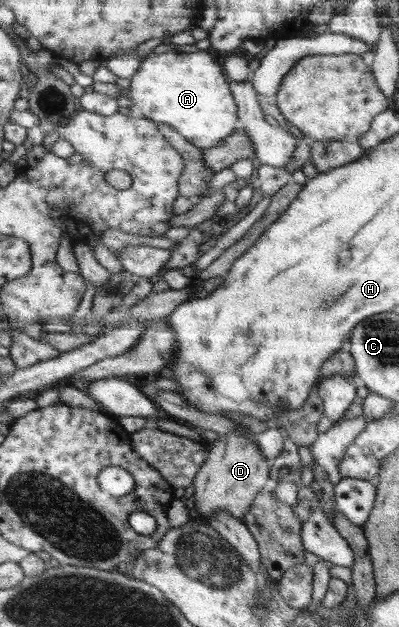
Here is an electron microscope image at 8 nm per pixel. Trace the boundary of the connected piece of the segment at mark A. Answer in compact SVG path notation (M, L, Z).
M171 50L151 53L141 61L125 94L140 110L141 116L172 126L197 148L210 149L225 142L234 133L237 122L235 97L231 96L232 90L229 90L223 70L209 50L195 54L182 51L177 54Z

